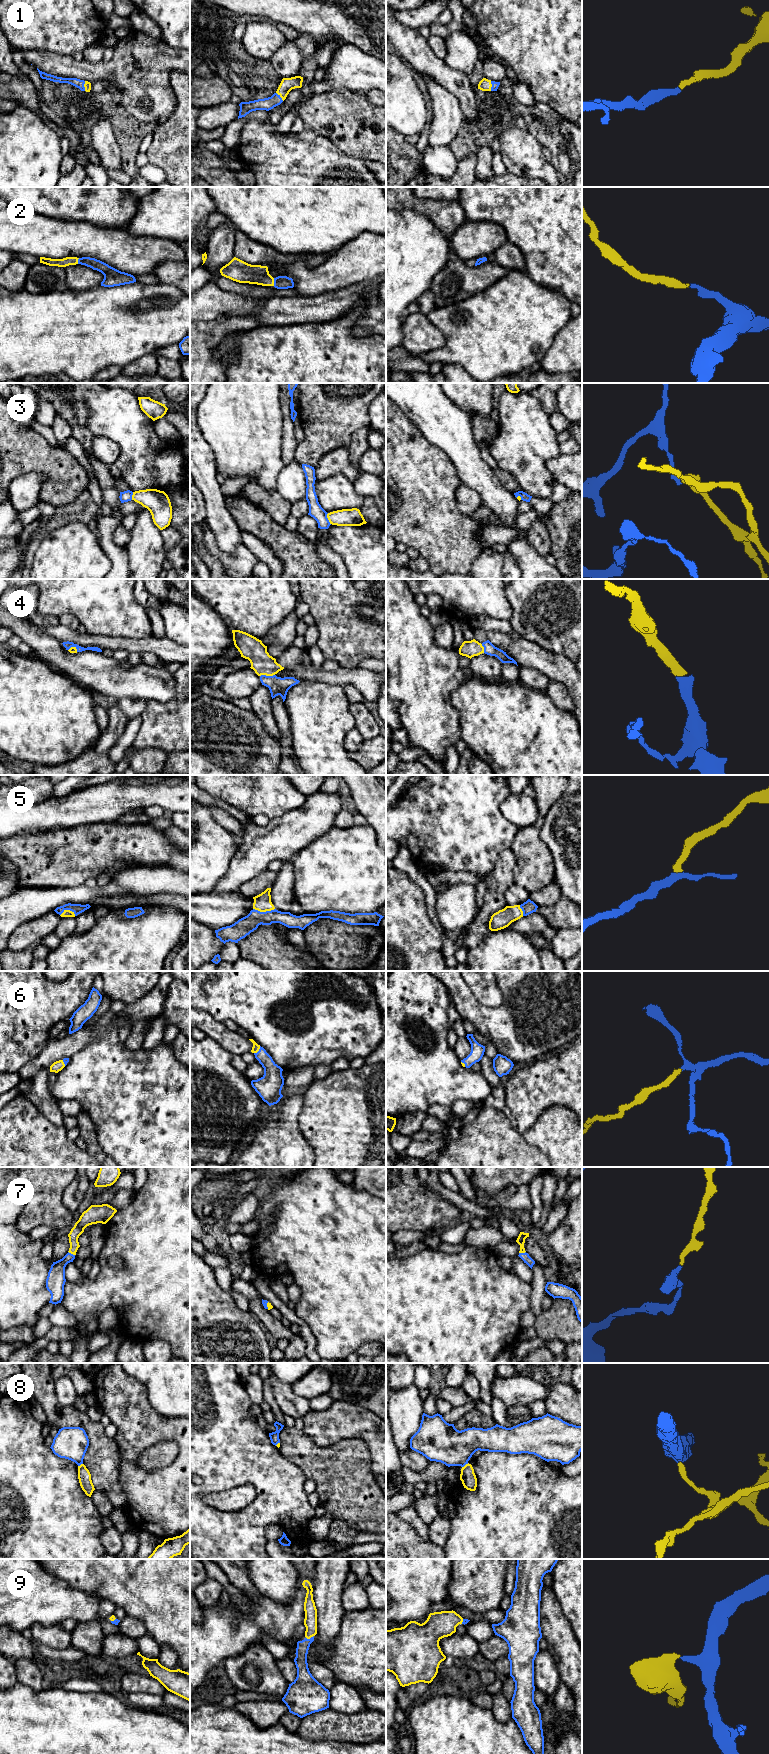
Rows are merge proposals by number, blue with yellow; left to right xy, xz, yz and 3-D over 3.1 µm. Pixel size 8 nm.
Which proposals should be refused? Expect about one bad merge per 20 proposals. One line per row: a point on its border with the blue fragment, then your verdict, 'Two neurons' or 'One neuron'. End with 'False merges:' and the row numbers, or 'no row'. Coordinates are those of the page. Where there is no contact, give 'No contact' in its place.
1: Touches blue at xy (83, 86). One neuron
2: Touches blue at xz (274, 282). One neuron
3: Touches blue at xz (327, 519). Two neurons
4: Touches blue at xz (267, 676). One neuron
5: Touches blue at xz (264, 912). One neuron
6: Touches blue at xz (259, 1050). One neuron
7: Touches blue at xy (70, 1253). One neuron
8: Touches blue at yz (465, 1464). Two neurons
9: Touches blue at xz (310, 1638). One neuron
False merges: 3, 8

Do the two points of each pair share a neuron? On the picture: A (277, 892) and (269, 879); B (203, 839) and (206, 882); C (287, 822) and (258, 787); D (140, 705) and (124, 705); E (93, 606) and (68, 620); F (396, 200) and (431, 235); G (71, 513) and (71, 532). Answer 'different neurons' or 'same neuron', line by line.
A: different neurons
B: same neuron
C: different neurons
D: same neuron
E: different neurons
F: different neurons
G: different neurons

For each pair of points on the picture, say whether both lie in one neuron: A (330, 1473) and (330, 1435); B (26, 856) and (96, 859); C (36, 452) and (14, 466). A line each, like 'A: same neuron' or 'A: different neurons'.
A: different neurons
B: same neuron
C: same neuron

